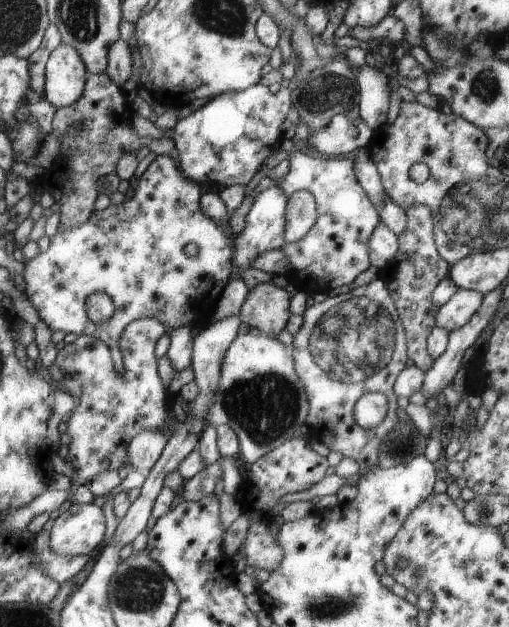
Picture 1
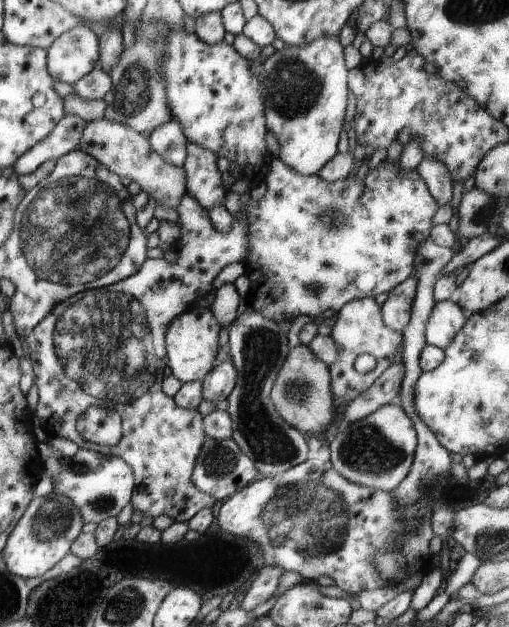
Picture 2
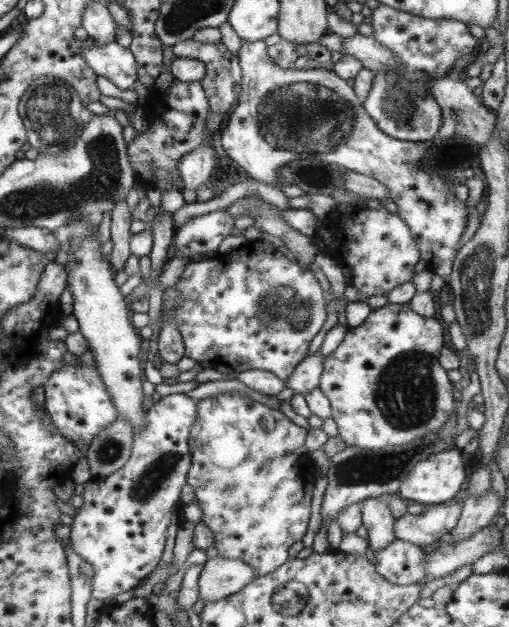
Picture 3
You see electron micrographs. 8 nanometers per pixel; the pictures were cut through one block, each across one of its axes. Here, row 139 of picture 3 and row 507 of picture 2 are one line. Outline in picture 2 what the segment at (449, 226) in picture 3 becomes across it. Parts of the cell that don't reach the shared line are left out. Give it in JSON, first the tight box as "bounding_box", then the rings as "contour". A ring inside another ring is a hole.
{"bounding_box":[216,455,434,597],"contour":[[[311,455],[281,474],[260,476],[252,483],[236,490],[229,498],[223,500],[216,518],[223,532],[253,542],[261,550],[263,565],[279,566],[283,571],[297,572],[307,581],[315,581],[318,576],[325,574],[332,578],[334,584],[341,590],[356,597],[361,590],[373,590],[386,586],[381,584],[371,558],[378,552],[393,550],[393,546],[399,548],[407,564],[405,578],[401,582],[413,574],[422,572],[425,575],[432,570],[433,554],[429,550],[429,540],[434,536],[430,524],[431,514],[433,514],[431,509],[423,512],[413,532],[407,532],[395,538],[397,532],[401,530],[401,524],[397,522],[401,512],[395,508],[395,500],[391,498],[389,491],[375,490],[349,482],[335,472],[330,460],[321,461]]]}

